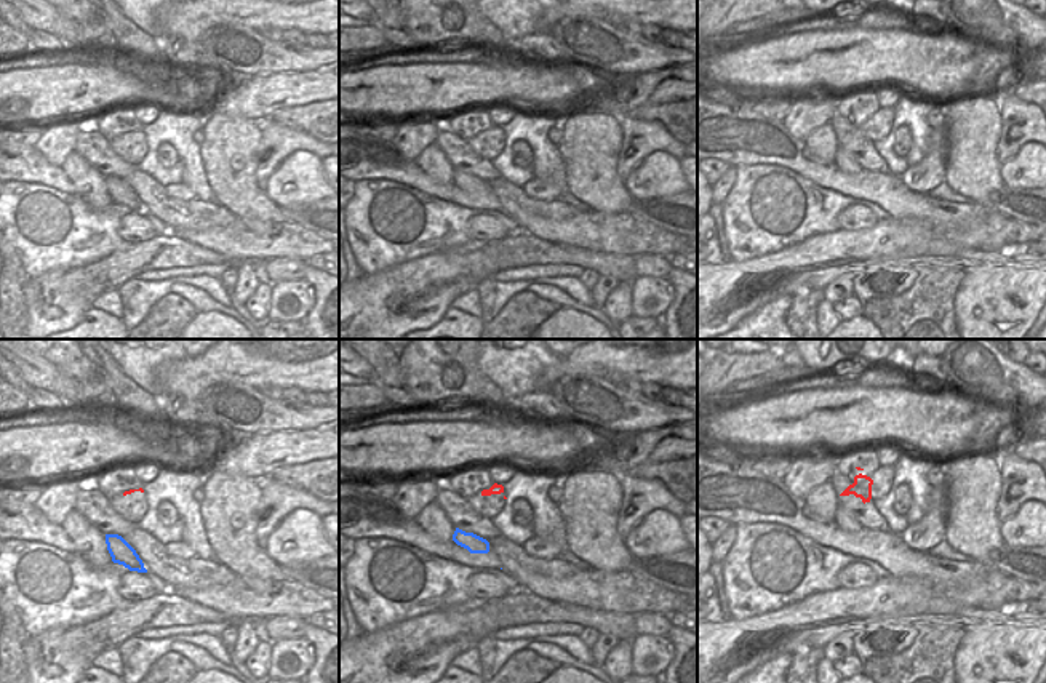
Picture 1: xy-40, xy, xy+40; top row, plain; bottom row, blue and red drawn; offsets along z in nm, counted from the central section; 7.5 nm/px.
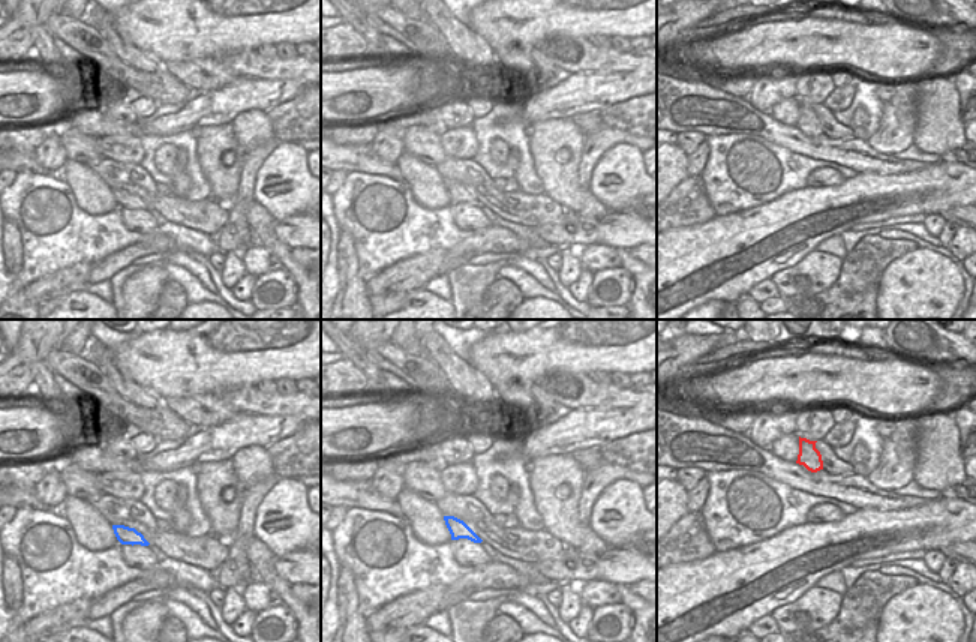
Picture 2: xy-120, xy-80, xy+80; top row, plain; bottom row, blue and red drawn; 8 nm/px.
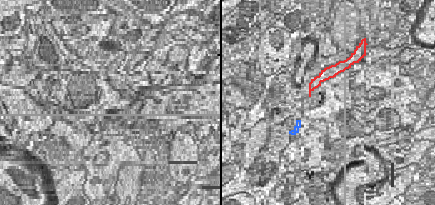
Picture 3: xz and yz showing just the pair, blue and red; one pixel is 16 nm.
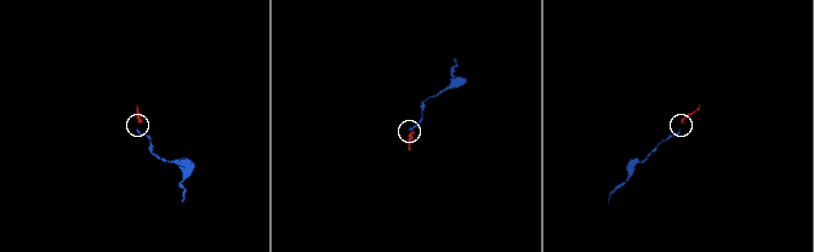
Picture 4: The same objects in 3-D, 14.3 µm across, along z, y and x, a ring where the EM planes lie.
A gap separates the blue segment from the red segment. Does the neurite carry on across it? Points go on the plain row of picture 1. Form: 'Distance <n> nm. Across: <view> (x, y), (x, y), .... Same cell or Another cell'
Distance 300 nm. Across: xy (472, 175), (482, 136). Same cell

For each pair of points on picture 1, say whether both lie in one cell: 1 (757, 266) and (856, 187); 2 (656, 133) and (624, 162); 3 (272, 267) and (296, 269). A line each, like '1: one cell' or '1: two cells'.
1: two cells
2: one cell
3: one cell

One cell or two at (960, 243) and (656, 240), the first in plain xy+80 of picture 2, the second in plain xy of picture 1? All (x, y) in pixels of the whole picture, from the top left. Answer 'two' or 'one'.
two

